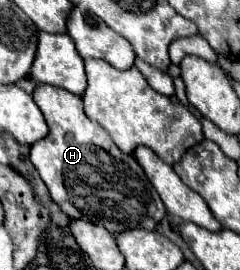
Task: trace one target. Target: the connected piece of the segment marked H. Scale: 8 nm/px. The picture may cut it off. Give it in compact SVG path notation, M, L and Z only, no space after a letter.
M39 84L33 92L33 100L47 120L49 134L31 146L31 162L61 210L71 220L89 220L113 234L131 228L155 230L167 214L161 198L147 180L139 180L143 176L131 176L131 180L125 182L125 176L115 172L115 162L127 162L127 174L145 174L135 156L121 152L107 130L87 118L81 96Z

